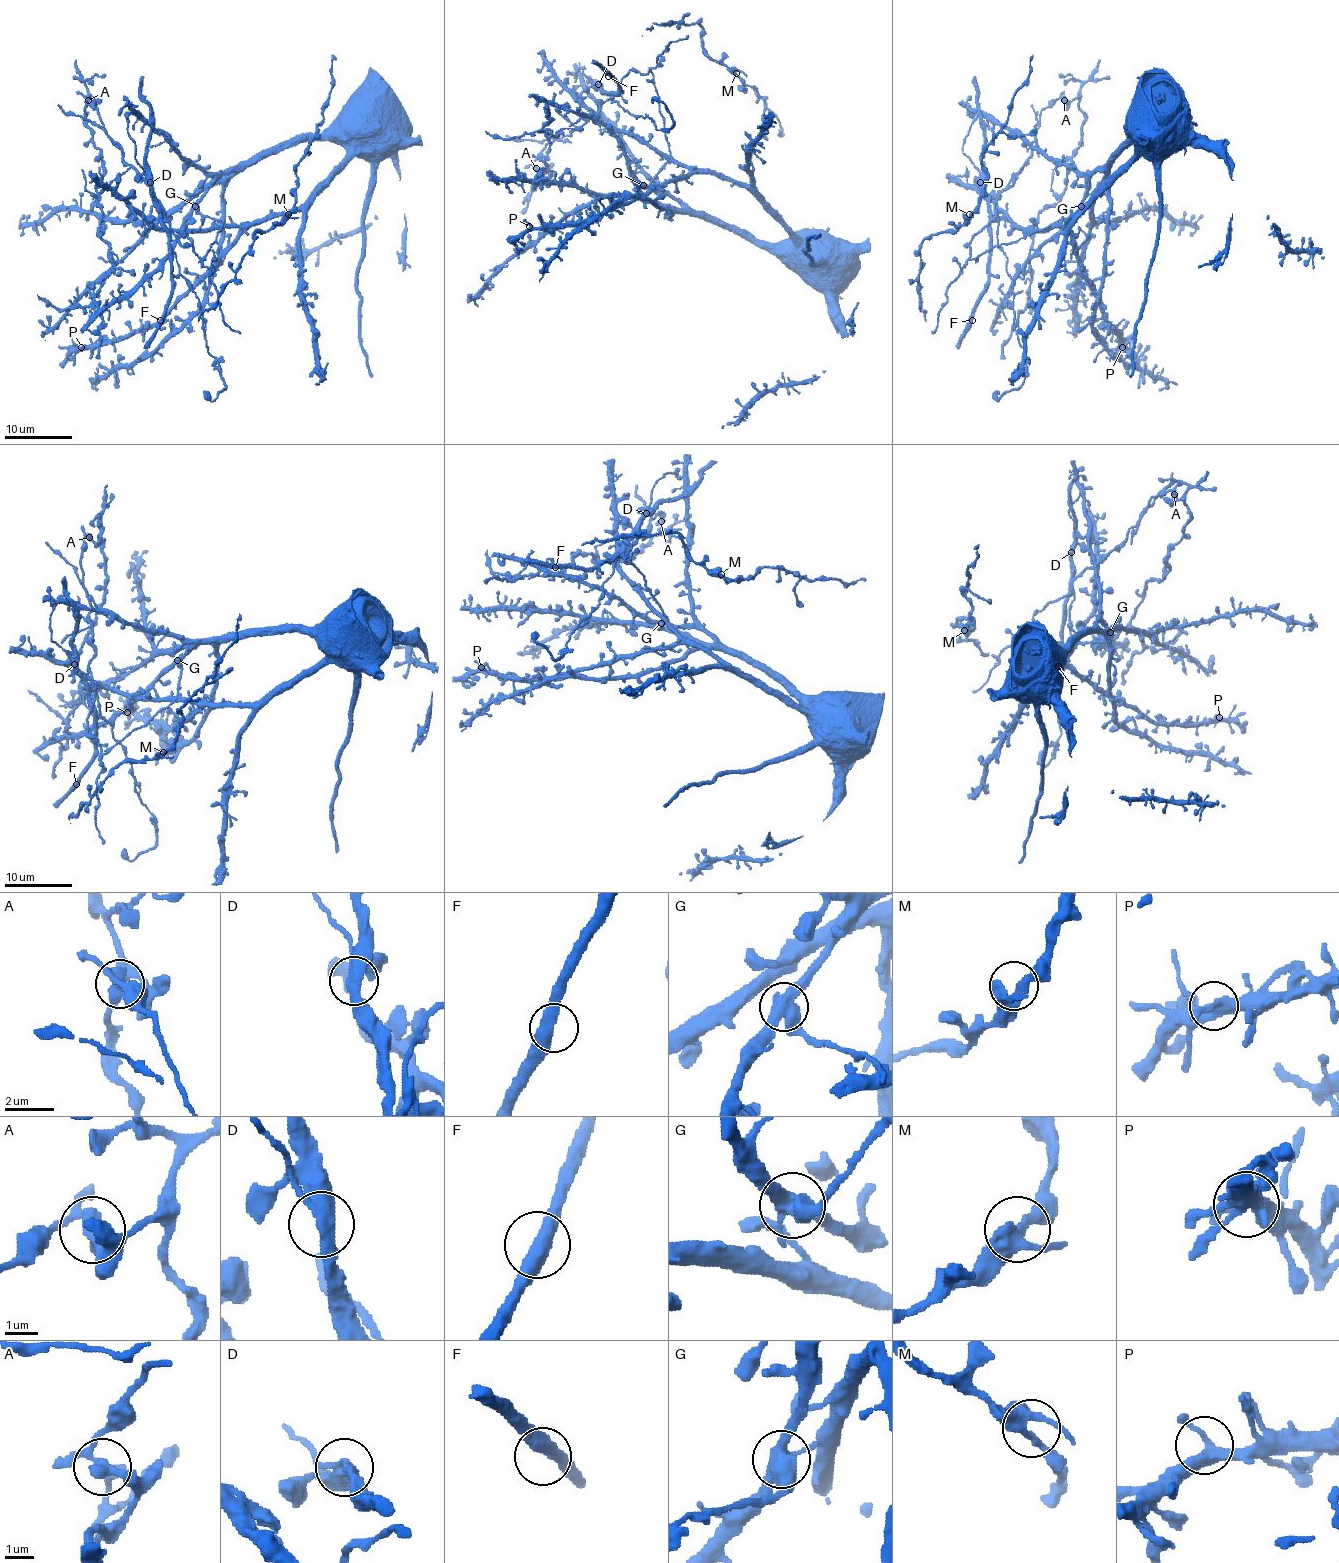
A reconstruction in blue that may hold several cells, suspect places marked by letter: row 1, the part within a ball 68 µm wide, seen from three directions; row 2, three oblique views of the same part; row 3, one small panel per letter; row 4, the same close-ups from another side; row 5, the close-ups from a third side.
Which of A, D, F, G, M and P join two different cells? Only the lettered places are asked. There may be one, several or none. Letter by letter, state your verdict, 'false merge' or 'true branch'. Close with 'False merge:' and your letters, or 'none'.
A: false merge
D: false merge
F: true branch
G: false merge
M: true branch
P: true branch
False merge: A, D, G

